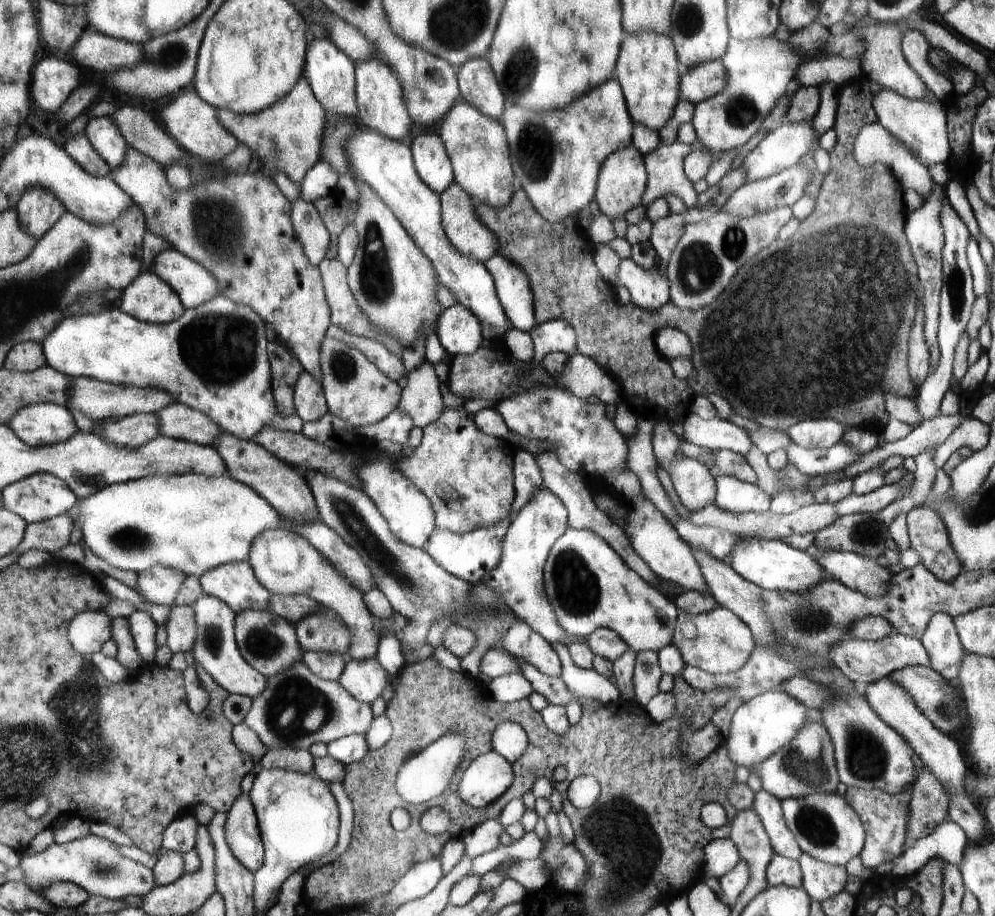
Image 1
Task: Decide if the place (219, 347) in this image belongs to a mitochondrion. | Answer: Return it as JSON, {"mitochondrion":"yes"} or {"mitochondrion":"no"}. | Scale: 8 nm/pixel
{"mitochondrion":"yes"}

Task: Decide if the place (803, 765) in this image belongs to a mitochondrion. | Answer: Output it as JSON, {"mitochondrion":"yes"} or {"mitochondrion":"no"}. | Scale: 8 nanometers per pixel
{"mitochondrion":"yes"}

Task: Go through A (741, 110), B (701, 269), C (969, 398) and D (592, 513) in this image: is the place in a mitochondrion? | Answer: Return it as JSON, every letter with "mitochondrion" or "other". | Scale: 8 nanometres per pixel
{"A":"mitochondrion","B":"mitochondrion","C":"other","D":"other"}

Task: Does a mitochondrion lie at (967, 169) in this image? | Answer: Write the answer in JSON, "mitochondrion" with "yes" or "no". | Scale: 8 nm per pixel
{"mitochondrion":"no"}

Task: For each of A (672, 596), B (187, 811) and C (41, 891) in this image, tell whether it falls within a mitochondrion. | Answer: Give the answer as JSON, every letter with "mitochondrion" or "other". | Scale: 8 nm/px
{"A":"other","B":"other","C":"other"}

